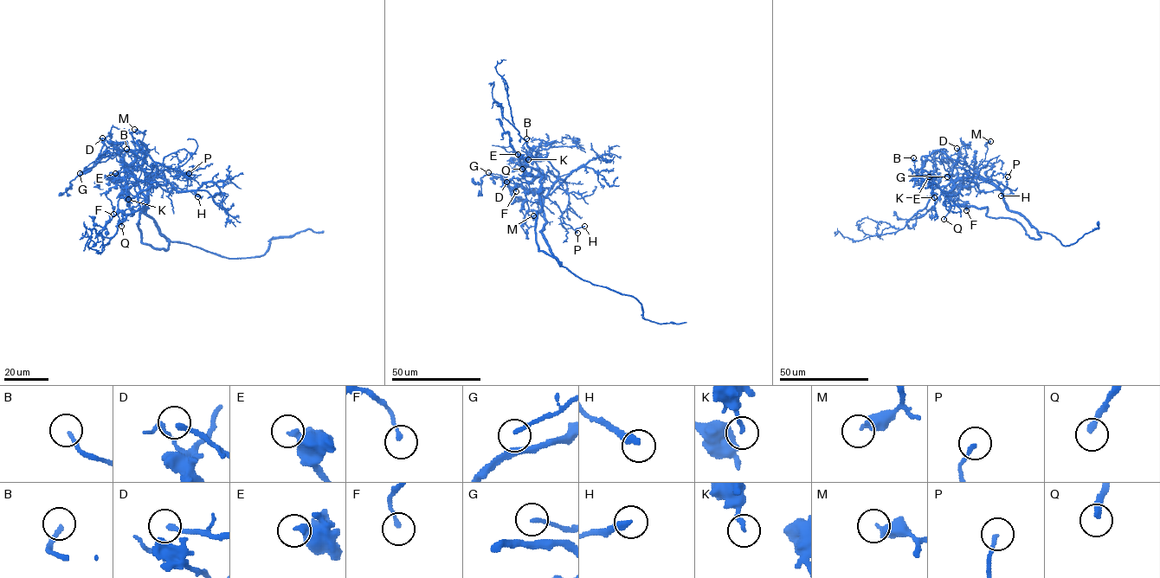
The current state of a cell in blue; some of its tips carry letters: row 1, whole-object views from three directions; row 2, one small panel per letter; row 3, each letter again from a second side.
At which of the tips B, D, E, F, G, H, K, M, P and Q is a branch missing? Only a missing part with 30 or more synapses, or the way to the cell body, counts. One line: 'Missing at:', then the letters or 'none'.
Missing at: Q

